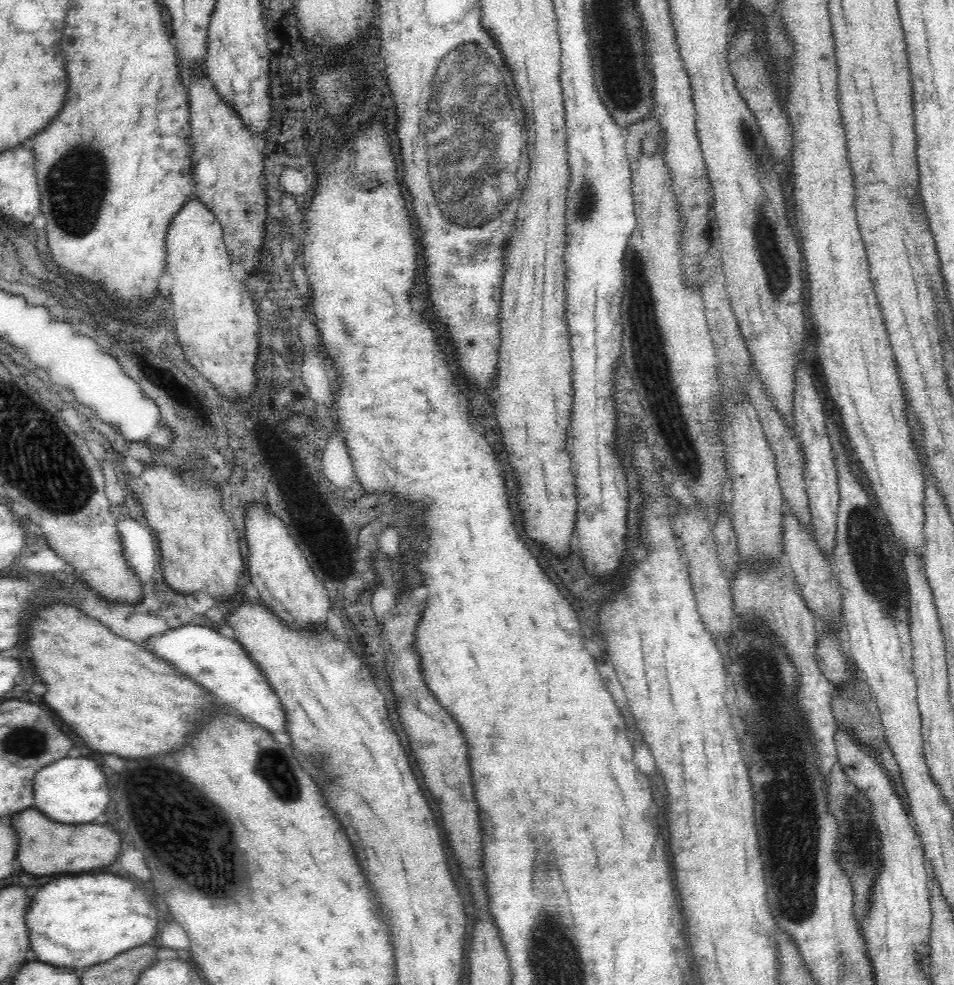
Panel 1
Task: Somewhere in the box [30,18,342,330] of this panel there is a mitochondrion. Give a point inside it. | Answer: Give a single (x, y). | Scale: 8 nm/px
(75, 184)

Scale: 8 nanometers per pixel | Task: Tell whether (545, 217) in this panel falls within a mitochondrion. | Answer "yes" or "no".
no

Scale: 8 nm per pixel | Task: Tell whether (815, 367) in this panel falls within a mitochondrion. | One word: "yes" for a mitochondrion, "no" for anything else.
no

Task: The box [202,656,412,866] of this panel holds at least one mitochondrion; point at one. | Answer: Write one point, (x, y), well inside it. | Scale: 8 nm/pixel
(273, 765)

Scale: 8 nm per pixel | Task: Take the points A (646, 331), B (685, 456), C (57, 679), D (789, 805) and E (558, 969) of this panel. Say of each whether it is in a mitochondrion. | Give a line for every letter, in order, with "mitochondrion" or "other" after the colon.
A: mitochondrion
B: mitochondrion
C: other
D: mitochondrion
E: mitochondrion

